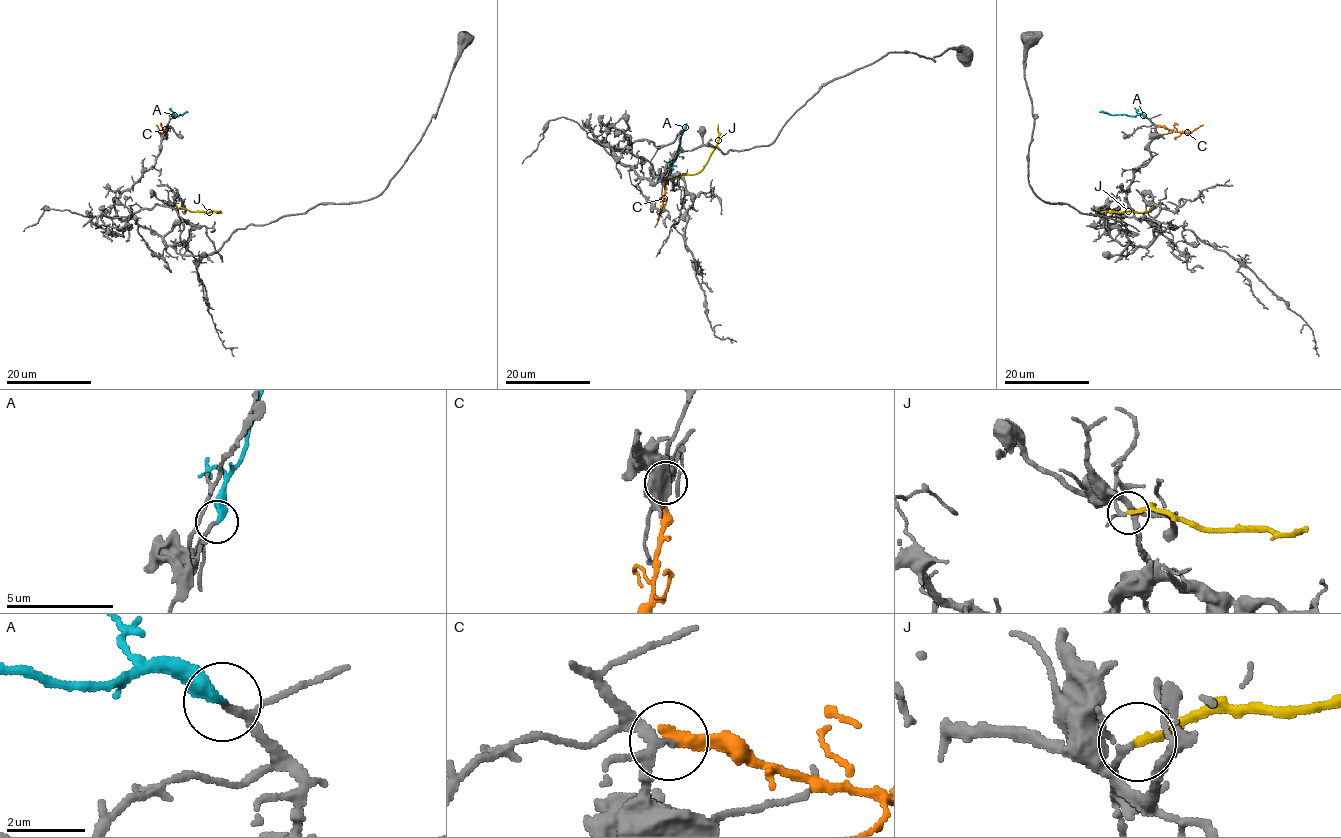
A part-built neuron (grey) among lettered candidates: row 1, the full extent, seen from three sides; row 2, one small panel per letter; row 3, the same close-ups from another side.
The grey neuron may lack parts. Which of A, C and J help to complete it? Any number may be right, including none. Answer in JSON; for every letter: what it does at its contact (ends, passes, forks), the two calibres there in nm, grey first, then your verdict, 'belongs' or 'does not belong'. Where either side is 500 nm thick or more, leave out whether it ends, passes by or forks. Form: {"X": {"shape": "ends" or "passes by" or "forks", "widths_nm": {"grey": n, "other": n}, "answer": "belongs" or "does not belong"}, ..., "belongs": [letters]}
{"A": {"shape": "ends", "widths_nm": {"grey": 110, "other": 360}, "answer": "belongs"}, "C": {"shape": "ends", "widths_nm": {"grey": 170, "other": 360}, "answer": "does not belong"}, "J": {"shape": "ends", "widths_nm": {"grey": 120, "other": 200}, "answer": "does not belong"}, "belongs": ["A"]}

